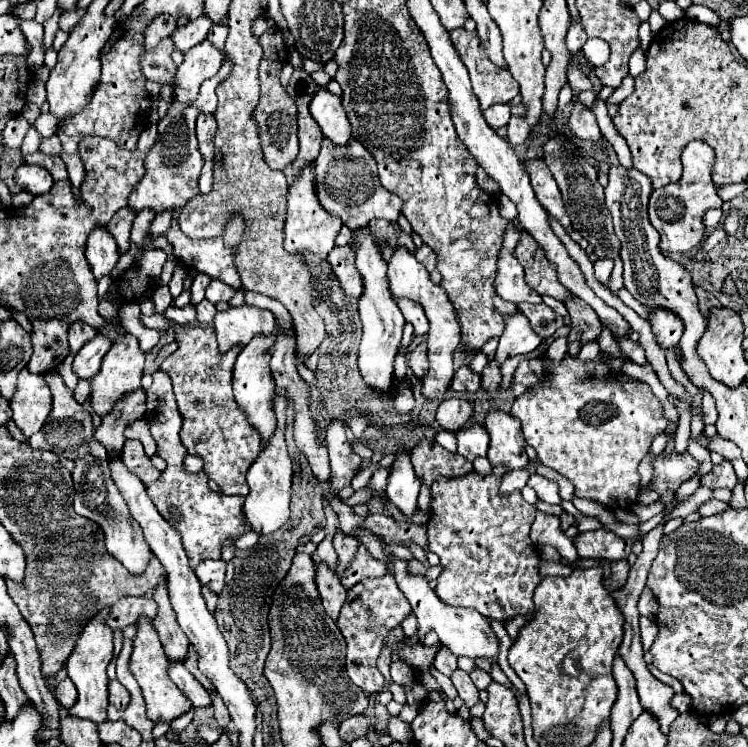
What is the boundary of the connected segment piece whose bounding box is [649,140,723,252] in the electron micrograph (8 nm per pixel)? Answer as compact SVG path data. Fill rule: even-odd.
M701 140L692 141L684 148L681 162L683 166L681 180L653 190L649 200L649 220L653 228L661 234L659 248L663 252L689 252L691 248L695 248L705 238L705 226L703 226L705 210L721 208L723 204L711 180L713 148L709 148L709 144Z

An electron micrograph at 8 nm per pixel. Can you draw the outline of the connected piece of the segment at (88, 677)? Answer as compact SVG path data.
M103 608L101 612L97 612L93 616L93 620L87 622L87 626L83 628L81 636L77 638L77 644L67 660L67 672L69 678L73 680L79 698L77 704L69 710L73 716L81 716L81 718L89 718L95 724L107 720L107 664L113 658L113 630L107 626L107 618L109 618L109 608Z

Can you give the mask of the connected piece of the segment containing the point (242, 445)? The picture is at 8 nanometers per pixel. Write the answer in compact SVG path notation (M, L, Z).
M179 326L177 344L179 350L163 360L161 370L167 372L173 380L173 392L183 416L181 442L189 454L201 456L205 460L203 470L221 486L223 494L247 496L249 486L245 480L245 472L259 456L261 440L257 432L247 424L245 414L239 410L231 388L233 362L241 348L233 348L225 356L221 356L217 350L213 328L201 326Z

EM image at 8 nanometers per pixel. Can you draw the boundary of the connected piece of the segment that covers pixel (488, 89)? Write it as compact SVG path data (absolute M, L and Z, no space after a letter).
M457 28L451 32L451 42L459 52L463 64L471 72L473 92L479 98L481 110L497 102L507 104L519 94L517 82L513 80L511 72L507 68L497 68L489 60L477 32L467 32L465 28Z

